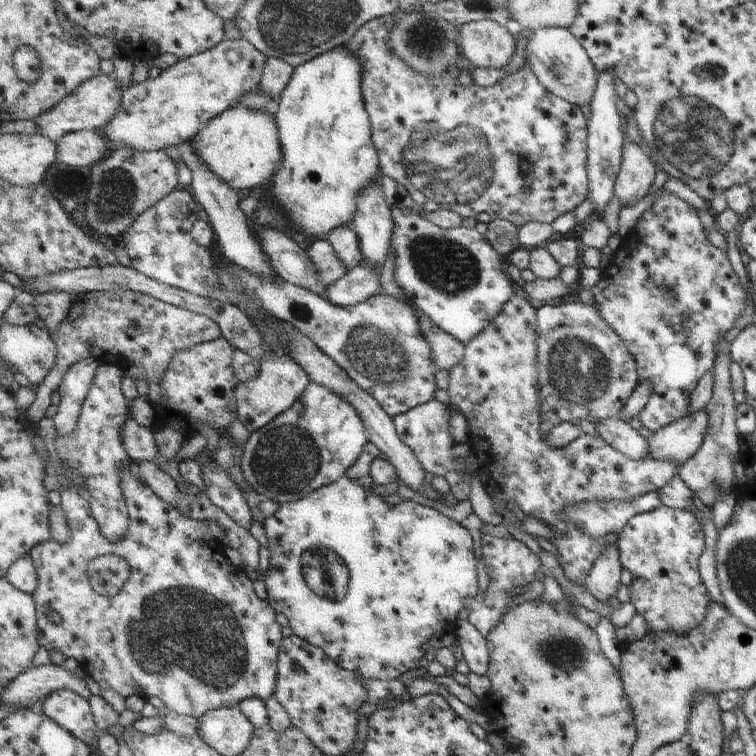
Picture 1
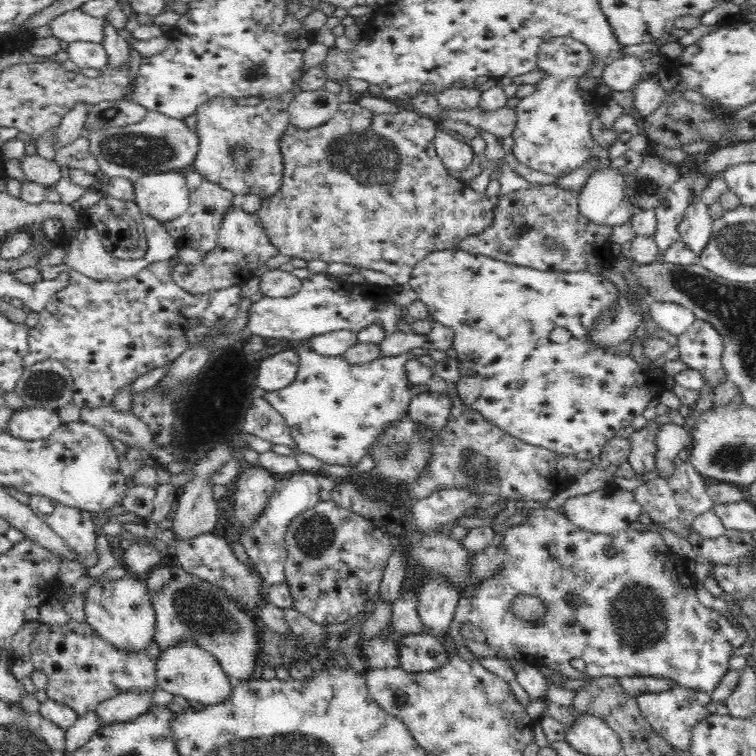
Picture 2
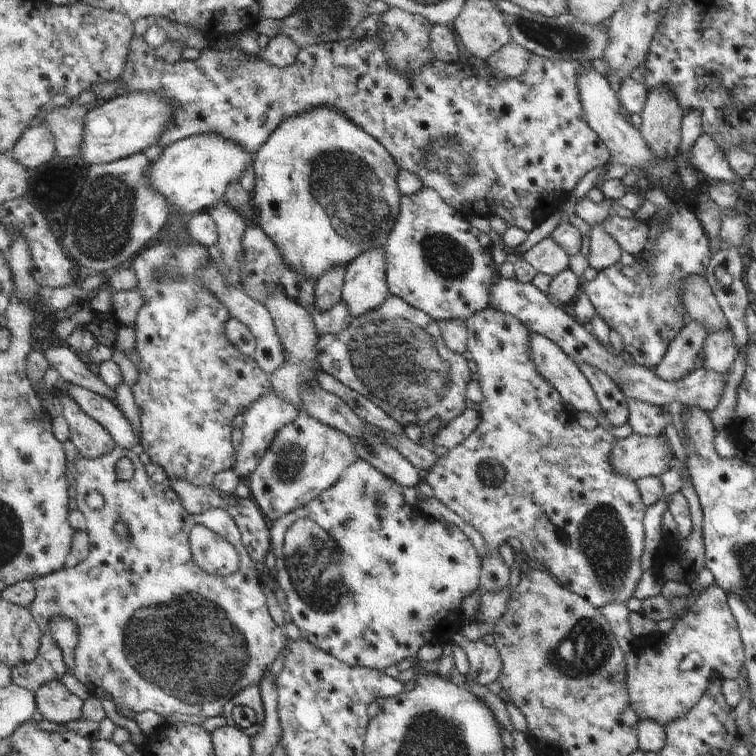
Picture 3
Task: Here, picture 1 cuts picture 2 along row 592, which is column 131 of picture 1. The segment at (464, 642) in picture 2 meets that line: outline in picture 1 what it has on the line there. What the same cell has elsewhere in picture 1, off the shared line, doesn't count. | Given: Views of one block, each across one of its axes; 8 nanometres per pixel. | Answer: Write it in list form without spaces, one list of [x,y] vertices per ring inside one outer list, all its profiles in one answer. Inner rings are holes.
[[[60,459],[59,462],[62,465],[63,471],[65,471],[65,475],[70,479],[68,488],[60,490],[62,495],[62,503],[60,505],[63,508],[63,512],[65,512],[65,516],[67,516],[67,524],[71,528],[71,540],[65,542],[65,544],[49,540],[48,542],[37,544],[29,552],[39,576],[38,591],[34,595],[34,602],[38,605],[39,645],[43,646],[49,653],[57,652],[58,650],[64,655],[65,659],[75,659],[83,672],[89,675],[99,685],[101,690],[112,688],[124,698],[138,696],[146,700],[148,697],[155,696],[165,704],[171,713],[193,716],[197,719],[201,719],[201,716],[206,715],[211,710],[227,708],[227,706],[240,706],[243,700],[248,700],[249,698],[259,698],[266,702],[271,696],[274,696],[279,680],[279,652],[281,652],[284,640],[283,630],[281,630],[277,618],[275,618],[277,612],[268,601],[261,600],[255,594],[255,590],[253,590],[254,580],[250,580],[245,571],[239,570],[235,564],[229,562],[229,558],[225,556],[225,548],[227,546],[223,541],[215,538],[215,534],[210,532],[209,526],[205,524],[205,521],[186,518],[179,510],[176,510],[171,504],[162,500],[141,478],[135,478],[129,470],[123,470],[121,474],[123,474],[123,492],[125,492],[128,505],[129,530],[127,530],[127,536],[123,536],[121,542],[110,542],[100,532],[99,524],[97,524],[97,520],[91,514],[91,504],[89,504],[91,500],[89,498],[92,498],[92,496],[89,494],[87,484],[85,484],[85,478],[73,470],[71,462]],[[104,555],[117,555],[131,566],[131,578],[127,580],[127,584],[125,584],[125,588],[121,590],[121,593],[115,597],[101,596],[91,586],[89,562]],[[51,612],[57,613],[61,618],[58,624],[51,620]]]

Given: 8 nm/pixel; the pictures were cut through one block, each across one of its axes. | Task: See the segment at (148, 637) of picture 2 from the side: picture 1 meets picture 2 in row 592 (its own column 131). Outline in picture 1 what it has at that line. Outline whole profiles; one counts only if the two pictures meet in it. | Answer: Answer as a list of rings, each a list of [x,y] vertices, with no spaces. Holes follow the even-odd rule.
[[[225,40],[211,50],[181,59],[155,78],[125,88],[123,104],[101,134],[117,146],[139,151],[165,150],[195,139],[212,119],[241,103],[241,98],[262,84],[269,57],[249,40]]]

